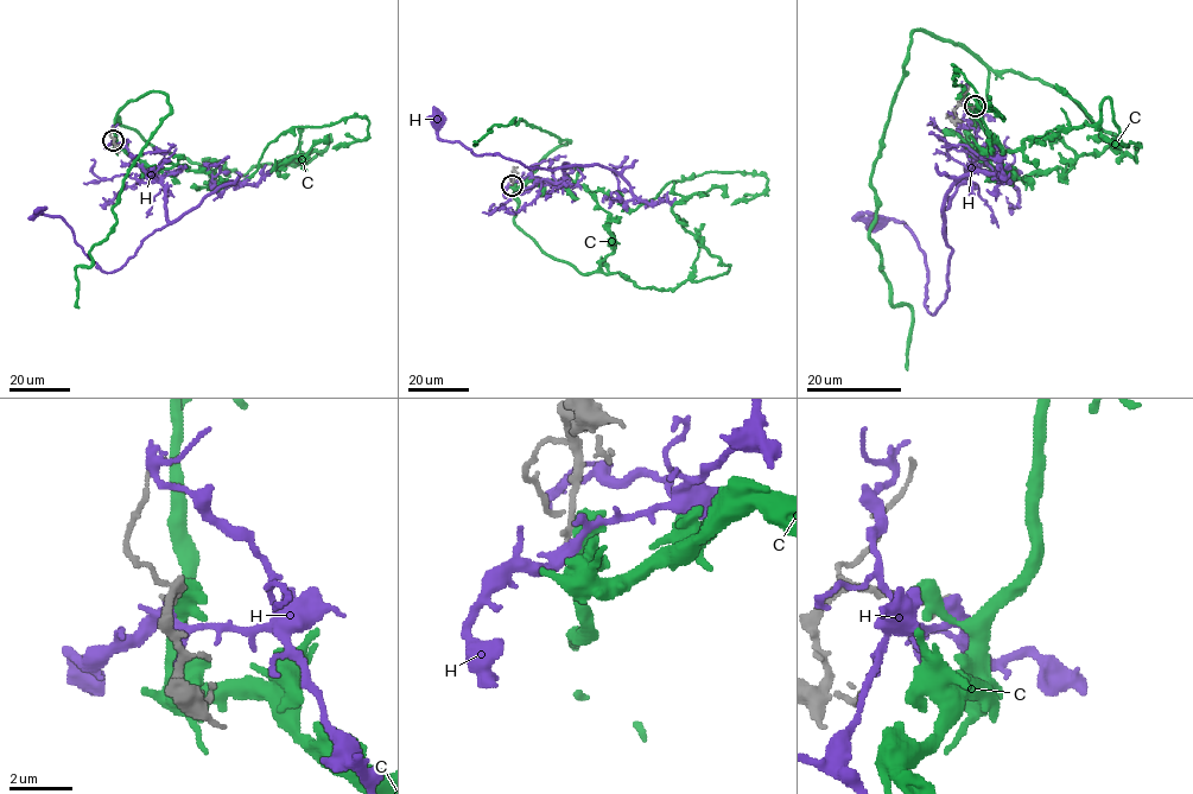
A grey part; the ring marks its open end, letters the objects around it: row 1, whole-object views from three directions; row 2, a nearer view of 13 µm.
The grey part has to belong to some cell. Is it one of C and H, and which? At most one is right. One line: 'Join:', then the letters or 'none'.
Join: none

